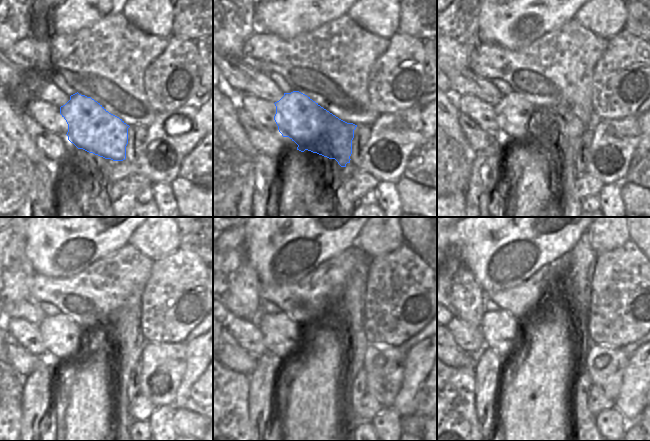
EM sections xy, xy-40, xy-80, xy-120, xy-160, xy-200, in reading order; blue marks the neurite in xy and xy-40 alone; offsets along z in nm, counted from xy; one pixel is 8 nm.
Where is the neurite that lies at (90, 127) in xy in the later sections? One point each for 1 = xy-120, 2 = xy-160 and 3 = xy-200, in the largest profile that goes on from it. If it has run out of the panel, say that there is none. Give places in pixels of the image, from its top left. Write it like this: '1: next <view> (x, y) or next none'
1: next xy-120 (64, 340)
2: next xy-160 (284, 337)
3: next xy-200 (502, 332)

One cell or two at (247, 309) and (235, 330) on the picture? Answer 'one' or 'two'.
two

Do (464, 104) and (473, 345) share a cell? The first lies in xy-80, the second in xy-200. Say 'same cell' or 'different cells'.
same cell

